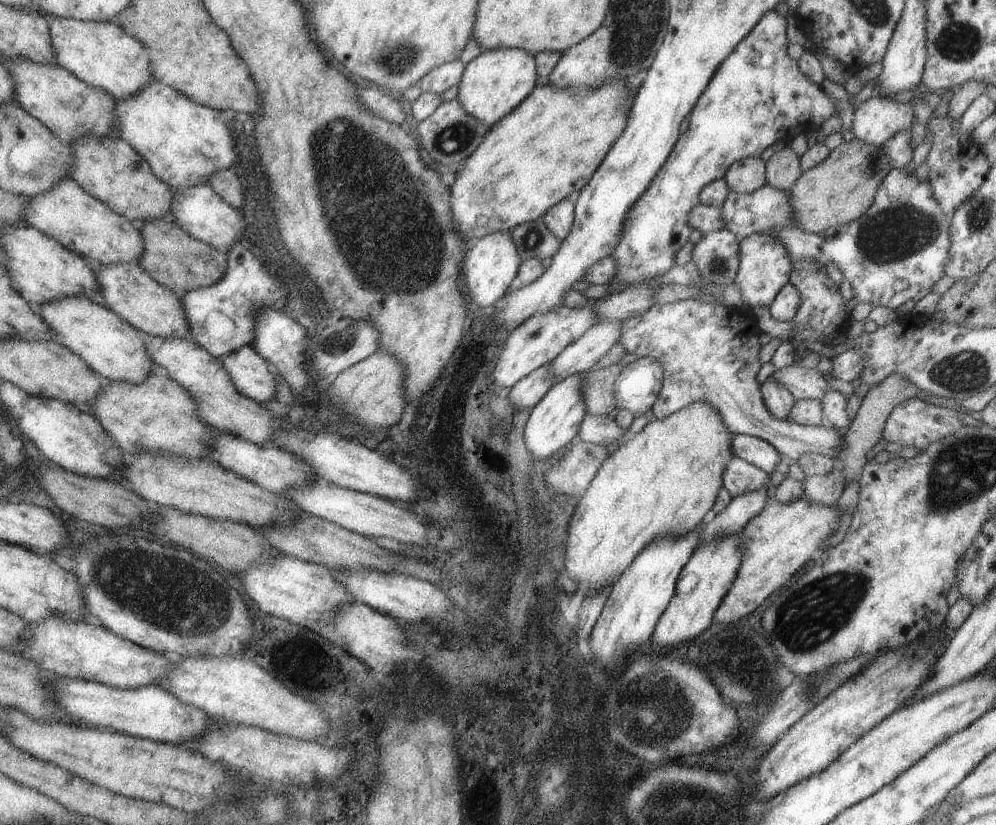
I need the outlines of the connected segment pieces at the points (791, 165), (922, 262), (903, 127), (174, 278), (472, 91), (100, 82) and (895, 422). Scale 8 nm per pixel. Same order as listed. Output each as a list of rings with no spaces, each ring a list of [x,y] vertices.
[[[783,148],[783,150],[775,152],[765,162],[765,180],[767,180],[767,186],[771,186],[775,190],[787,192],[793,186],[793,182],[797,180],[799,174],[801,174],[799,158],[791,152],[791,148]]]
[[[891,170],[883,182],[877,186],[875,196],[867,210],[861,214],[861,218],[855,218],[851,224],[841,224],[835,228],[827,228],[819,234],[805,234],[797,228],[773,228],[769,230],[771,238],[777,240],[791,264],[799,264],[801,260],[813,260],[821,266],[835,266],[843,280],[851,286],[853,302],[855,304],[869,304],[871,308],[891,308],[905,304],[905,300],[919,302],[931,292],[931,286],[937,278],[943,276],[943,264],[947,260],[949,250],[949,238],[947,228],[951,220],[943,216],[937,202],[931,198],[931,190],[927,182],[915,180],[915,176],[907,176],[905,170]]]
[[[873,96],[857,106],[853,112],[851,134],[855,140],[867,146],[883,148],[885,142],[899,134],[911,132],[915,126],[913,100],[895,102],[889,98]]]
[[[169,218],[141,220],[137,224],[137,230],[139,230],[141,242],[143,242],[143,250],[141,250],[141,256],[137,260],[139,268],[143,272],[147,272],[147,276],[151,280],[155,280],[157,284],[171,290],[177,298],[179,298],[179,294],[183,294],[187,290],[193,290],[199,286],[201,288],[213,286],[225,278],[225,274],[227,274],[225,252],[217,252],[215,248],[193,240],[189,234],[185,234]]]
[[[485,50],[465,64],[463,76],[455,88],[455,100],[469,118],[491,128],[513,108],[517,108],[539,84],[533,56],[523,50]]]
[[[51,18],[49,40],[55,54],[55,64],[59,68],[71,72],[77,80],[93,88],[101,88],[113,100],[133,96],[153,80],[149,72],[147,50],[131,36],[127,36],[117,24]]]
[[[909,398],[905,402],[899,402],[891,410],[891,414],[883,426],[883,440],[895,444],[899,450],[913,448],[915,454],[921,454],[931,442],[949,438],[959,428],[965,428],[959,408],[939,408],[939,406],[933,406],[933,404],[923,402],[919,398]]]

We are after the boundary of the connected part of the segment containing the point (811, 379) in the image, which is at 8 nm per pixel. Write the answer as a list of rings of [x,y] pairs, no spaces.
[[[789,364],[779,370],[773,370],[771,378],[781,384],[785,390],[791,392],[791,396],[799,400],[821,400],[825,390],[829,388],[825,376],[817,372],[815,368],[803,368],[799,364]]]

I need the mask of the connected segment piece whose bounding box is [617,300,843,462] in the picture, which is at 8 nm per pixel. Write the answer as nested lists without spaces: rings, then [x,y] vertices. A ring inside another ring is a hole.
[[[677,300],[669,304],[655,304],[637,316],[621,320],[617,342],[623,346],[625,354],[657,360],[663,368],[663,388],[651,408],[657,422],[667,420],[667,416],[693,402],[707,402],[715,408],[729,434],[761,438],[779,454],[785,454],[795,462],[803,454],[837,458],[837,450],[843,442],[829,424],[809,428],[793,420],[783,422],[773,418],[765,408],[761,388],[755,382],[755,374],[761,370],[757,358],[761,350],[759,334],[761,330],[759,324],[755,324],[755,318],[743,318],[737,310],[729,312],[719,304]]]

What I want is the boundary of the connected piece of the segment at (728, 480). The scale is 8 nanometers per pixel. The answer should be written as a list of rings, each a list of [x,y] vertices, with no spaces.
[[[731,458],[723,468],[721,480],[723,480],[723,488],[731,496],[741,496],[757,488],[767,488],[769,474],[741,458]]]

